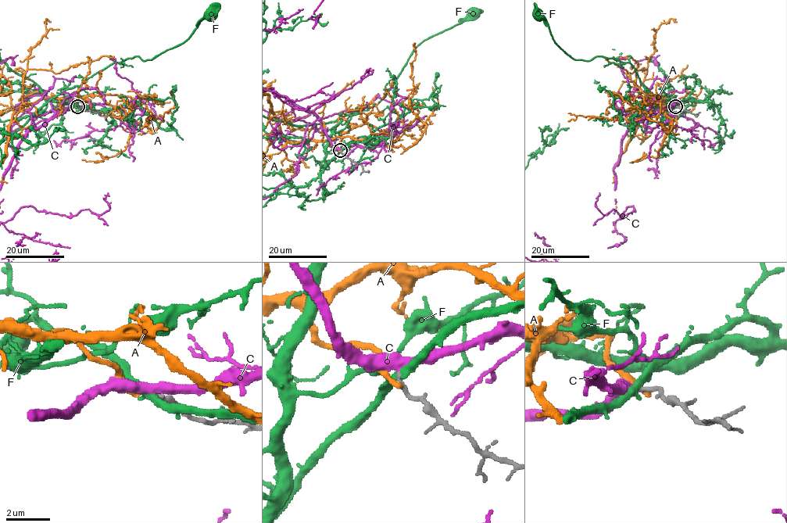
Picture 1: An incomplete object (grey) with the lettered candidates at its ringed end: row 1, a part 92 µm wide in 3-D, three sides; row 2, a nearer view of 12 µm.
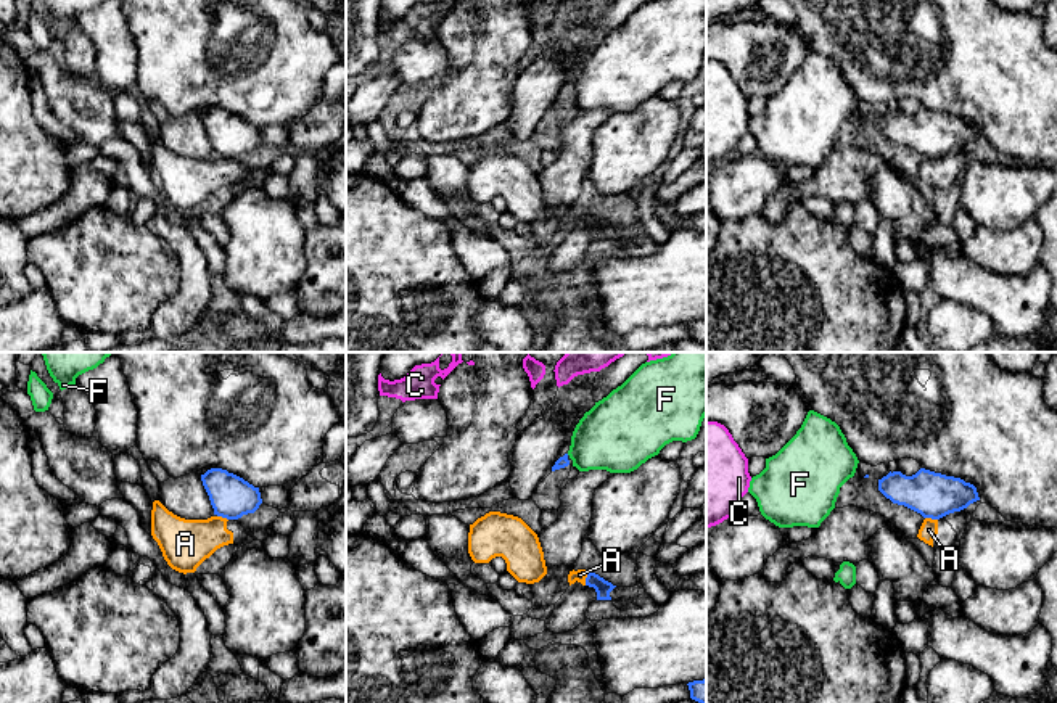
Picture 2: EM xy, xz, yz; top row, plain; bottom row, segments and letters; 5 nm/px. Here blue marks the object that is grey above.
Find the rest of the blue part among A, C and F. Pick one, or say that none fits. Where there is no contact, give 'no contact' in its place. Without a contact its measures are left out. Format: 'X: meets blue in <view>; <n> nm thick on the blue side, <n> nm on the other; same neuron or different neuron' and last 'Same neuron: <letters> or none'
A: meets blue in xz; 80 nm thick on the blue side, 60 nm on the other; different neuron
C: no contact; same neuron
F: no contact; different neuron
Same neuron: C

